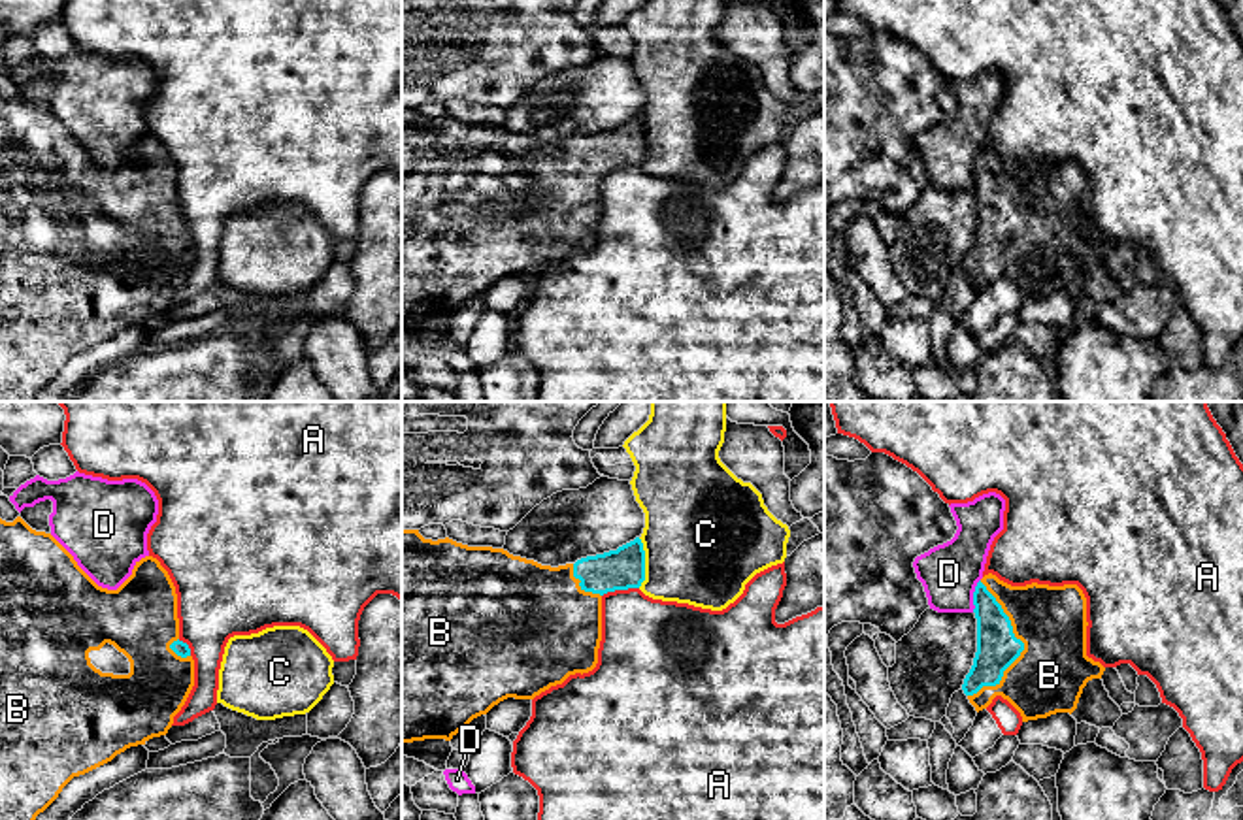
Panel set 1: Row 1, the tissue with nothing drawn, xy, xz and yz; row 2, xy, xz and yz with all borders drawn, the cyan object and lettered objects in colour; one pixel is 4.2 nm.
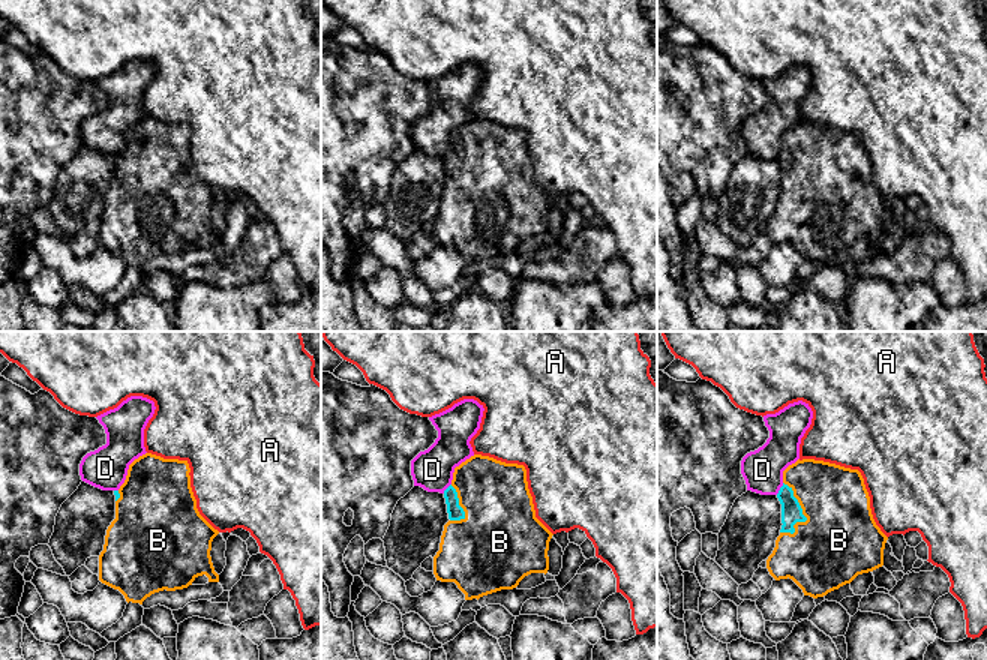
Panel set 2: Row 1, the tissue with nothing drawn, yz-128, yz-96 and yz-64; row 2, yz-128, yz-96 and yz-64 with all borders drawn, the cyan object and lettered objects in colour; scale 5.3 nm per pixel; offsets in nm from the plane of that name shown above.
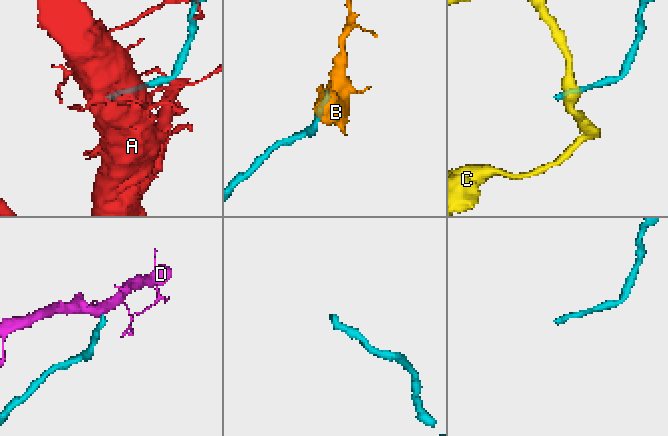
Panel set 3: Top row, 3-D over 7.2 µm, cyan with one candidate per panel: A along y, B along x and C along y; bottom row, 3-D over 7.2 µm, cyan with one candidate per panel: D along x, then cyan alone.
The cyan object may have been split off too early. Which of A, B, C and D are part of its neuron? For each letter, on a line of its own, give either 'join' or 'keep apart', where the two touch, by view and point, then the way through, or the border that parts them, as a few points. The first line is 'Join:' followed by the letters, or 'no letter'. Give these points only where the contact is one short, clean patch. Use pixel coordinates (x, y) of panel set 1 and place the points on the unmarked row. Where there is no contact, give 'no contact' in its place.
Join: B
A: keep apart; meets cyan in xz at (619, 166)
B: join; meets cyan in yz at (1023, 225)
C: keep apart; meets cyan in xz at (644, 140)
D: keep apart; meets cyan in yz at (974, 174); border along yz (979, 157), (974, 168), (972, 189)

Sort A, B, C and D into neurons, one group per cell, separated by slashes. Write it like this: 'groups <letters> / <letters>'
groups A / B / C / D

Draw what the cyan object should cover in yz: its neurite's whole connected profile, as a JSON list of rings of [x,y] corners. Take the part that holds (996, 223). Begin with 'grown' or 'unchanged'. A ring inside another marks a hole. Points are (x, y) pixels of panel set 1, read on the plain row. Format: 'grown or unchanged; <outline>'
grown; [[[985,153],[973,170],[977,196],[977,230],[964,256],[962,268],[975,288],[986,287],[996,273],[1007,277],[1022,294],[1022,300],[1047,296],[1056,290],[1073,290],[1083,266],[1092,256],[1102,256],[1105,245],[1086,234],[1086,175],[1077,162],[1011,164],[996,153]]]

